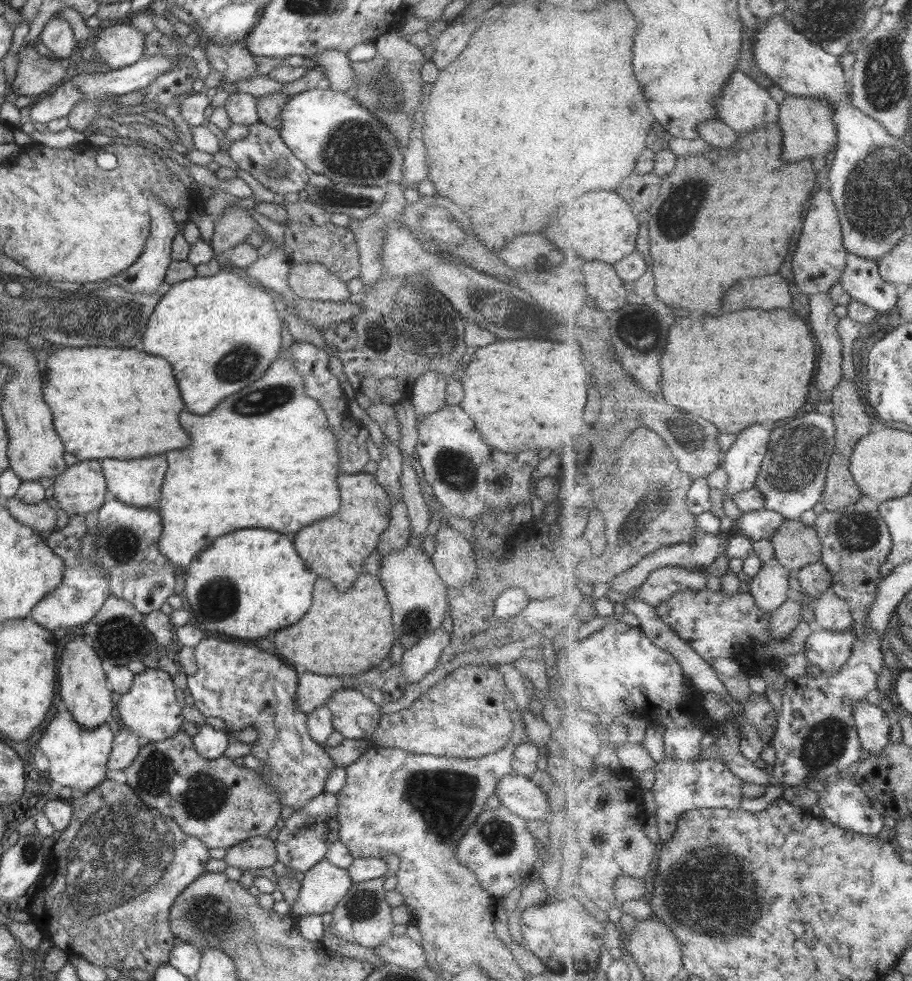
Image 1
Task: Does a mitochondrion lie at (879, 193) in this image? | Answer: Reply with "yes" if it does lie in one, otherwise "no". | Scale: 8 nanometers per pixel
yes

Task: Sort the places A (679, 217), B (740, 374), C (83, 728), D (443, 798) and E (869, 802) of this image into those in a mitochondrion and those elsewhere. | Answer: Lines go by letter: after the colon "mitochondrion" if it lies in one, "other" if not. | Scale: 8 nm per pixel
A: mitochondrion
B: other
C: other
D: mitochondrion
E: other

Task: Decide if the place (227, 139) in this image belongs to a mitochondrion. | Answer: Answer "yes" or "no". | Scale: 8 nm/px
no

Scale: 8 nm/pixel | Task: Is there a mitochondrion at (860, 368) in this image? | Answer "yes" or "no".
no

